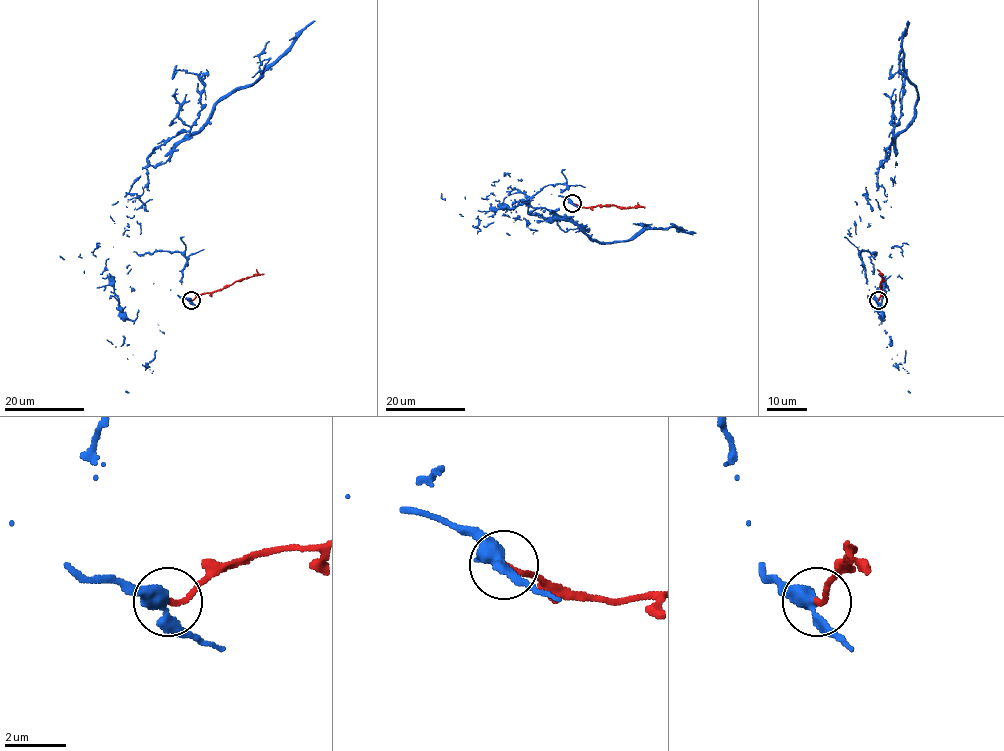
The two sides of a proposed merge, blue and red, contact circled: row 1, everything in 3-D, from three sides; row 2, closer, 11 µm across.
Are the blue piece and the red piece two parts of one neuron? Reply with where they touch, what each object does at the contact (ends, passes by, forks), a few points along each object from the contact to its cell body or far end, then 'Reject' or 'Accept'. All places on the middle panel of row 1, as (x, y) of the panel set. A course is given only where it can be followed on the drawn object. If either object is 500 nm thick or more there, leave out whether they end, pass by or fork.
Place: (572, 203). At the ring blue passes by. At the ring red ends. Course of blue: (572, 203), (559, 196), (565, 185), (536, 193), (518, 181), (508, 206), (530, 201), (603, 242), (696, 233). Course of red: (572, 203), (580, 207), (645, 207). Accept

